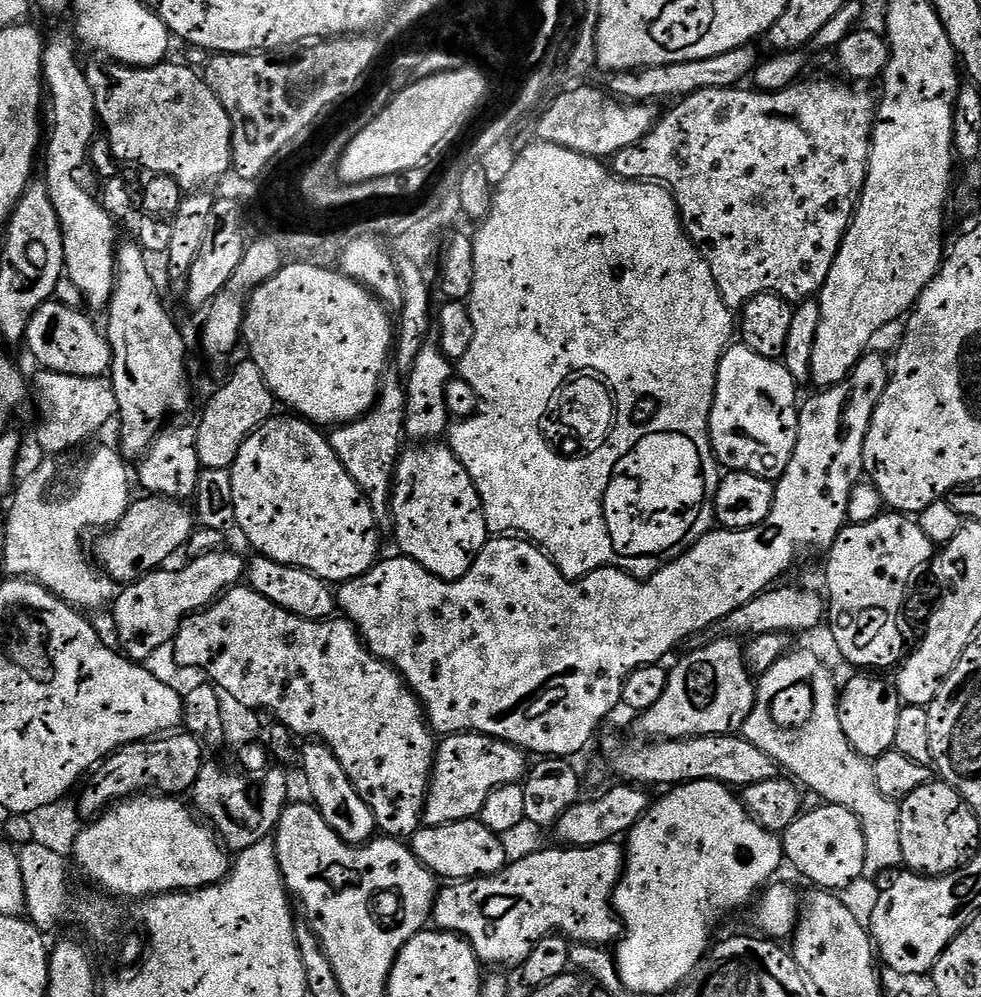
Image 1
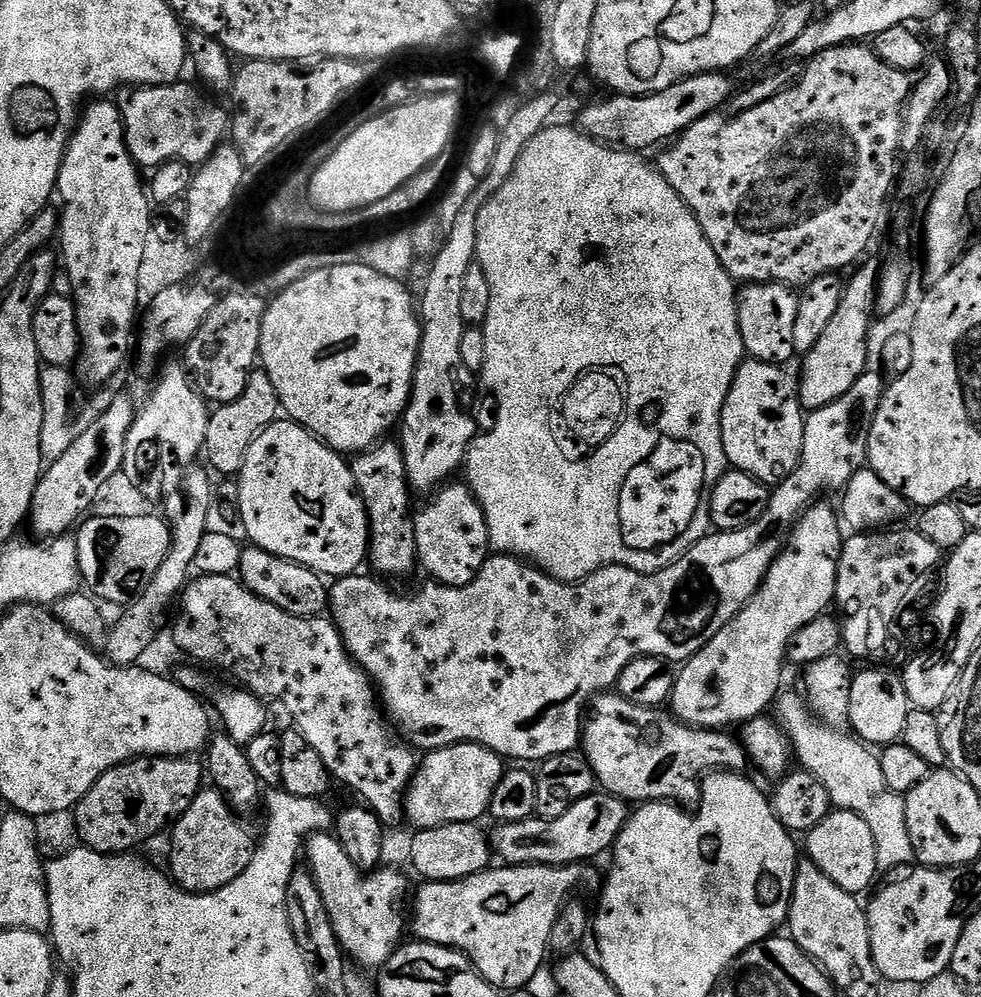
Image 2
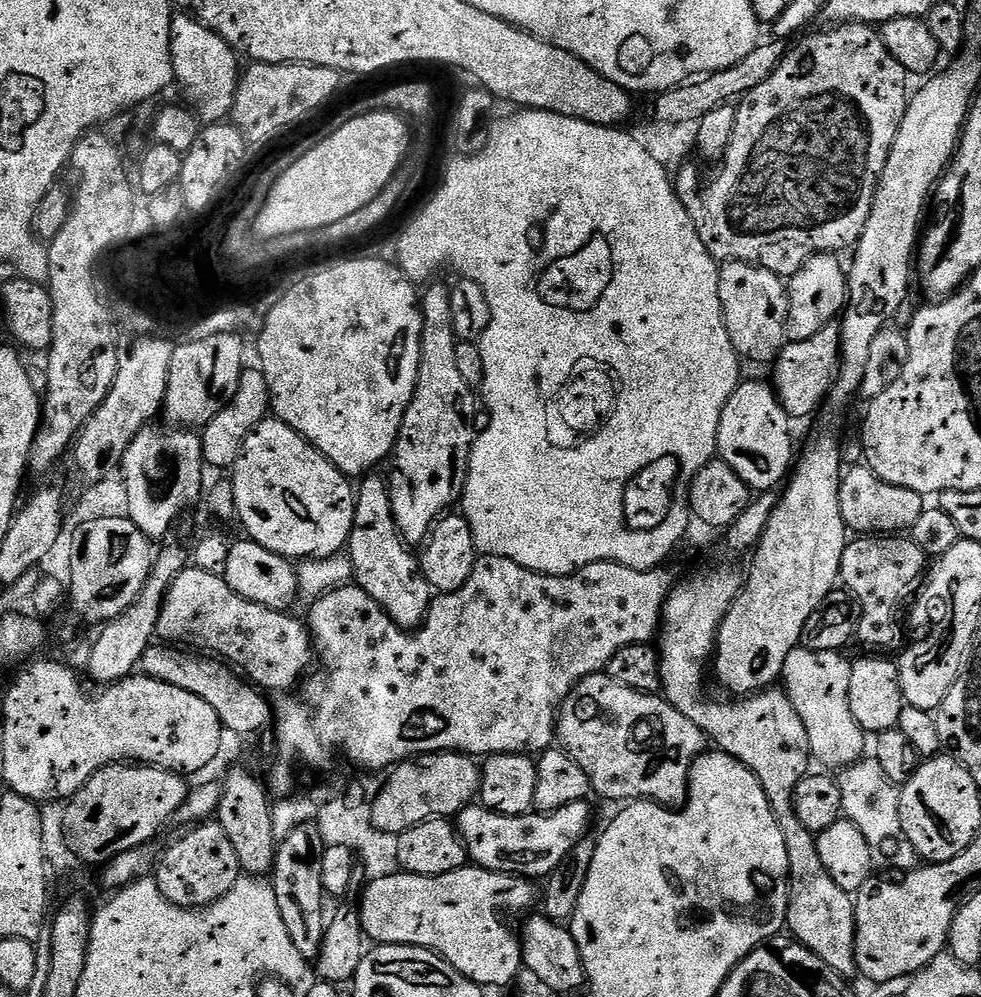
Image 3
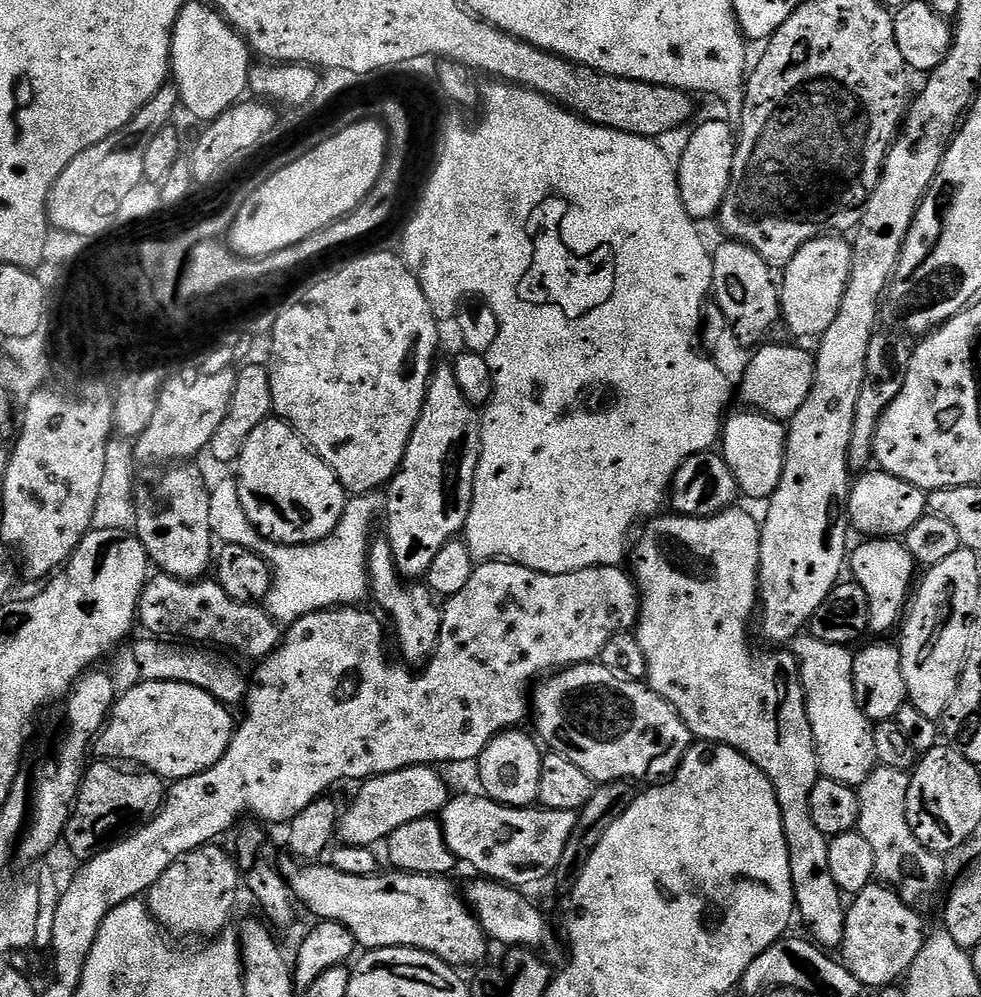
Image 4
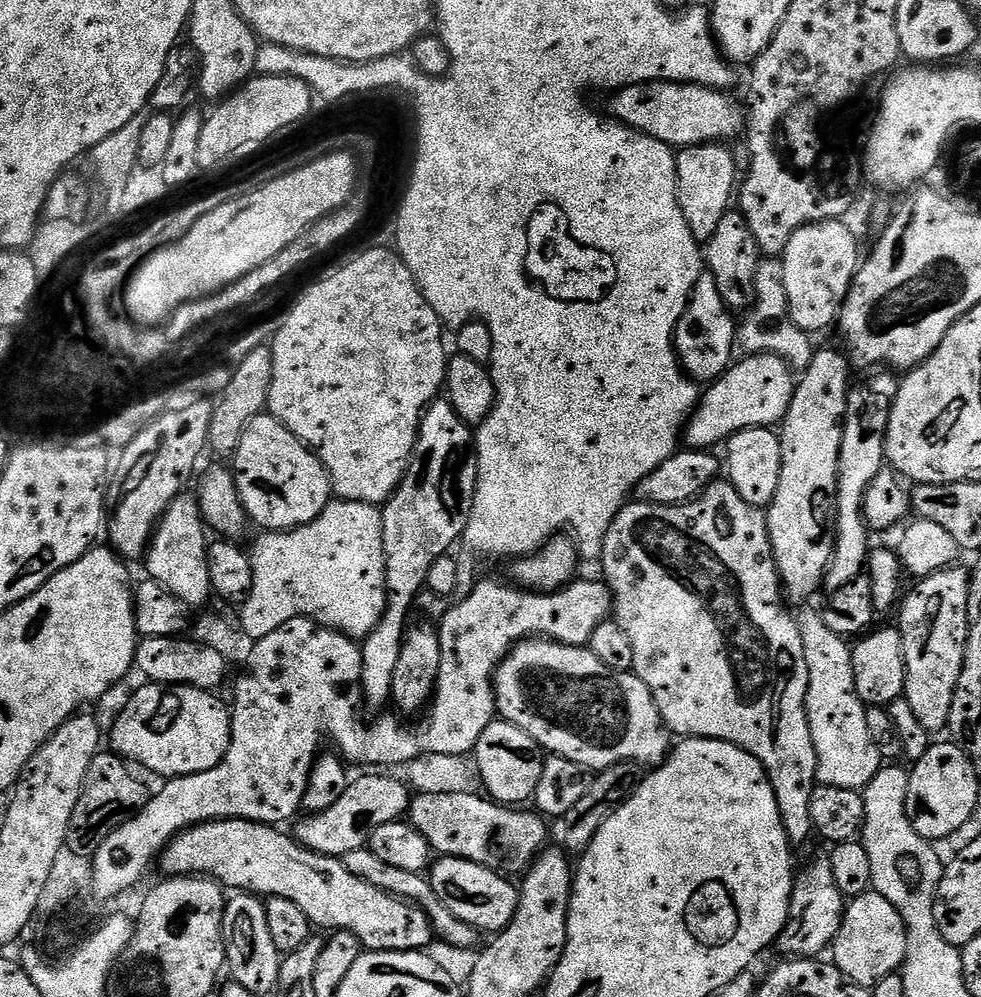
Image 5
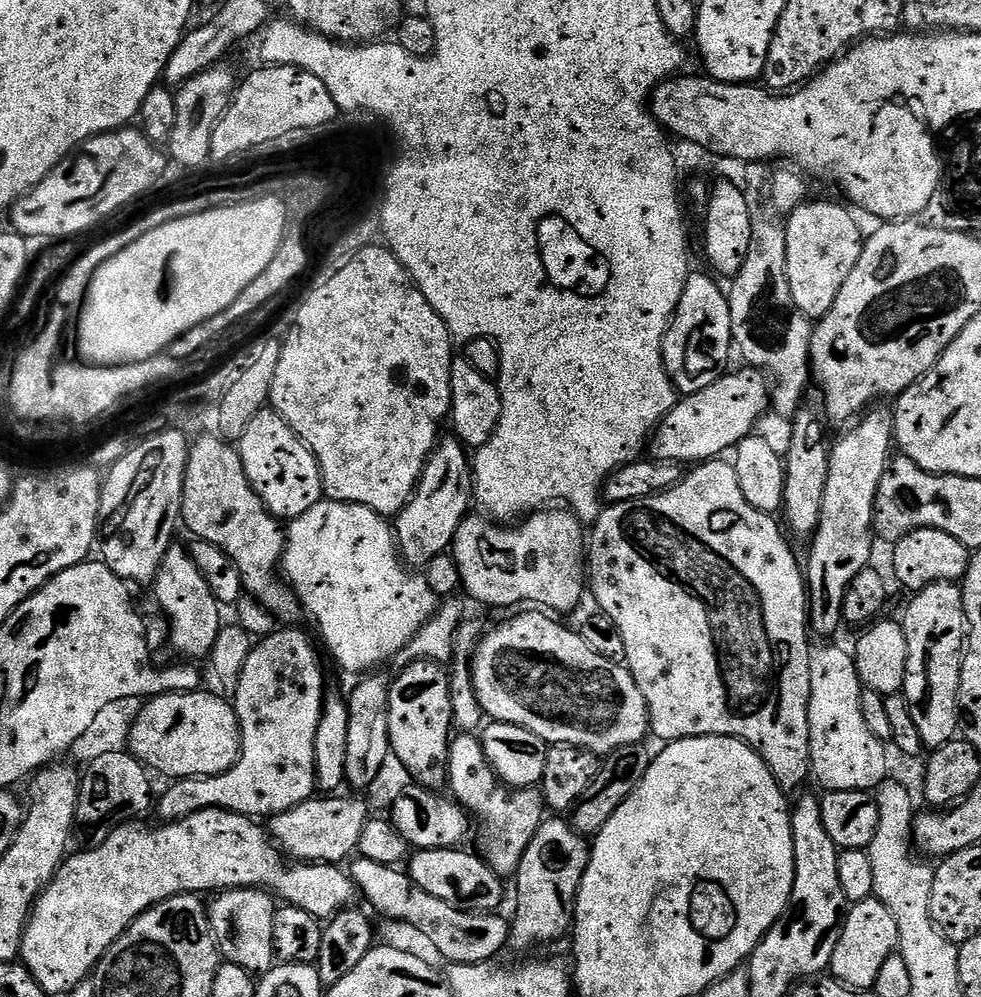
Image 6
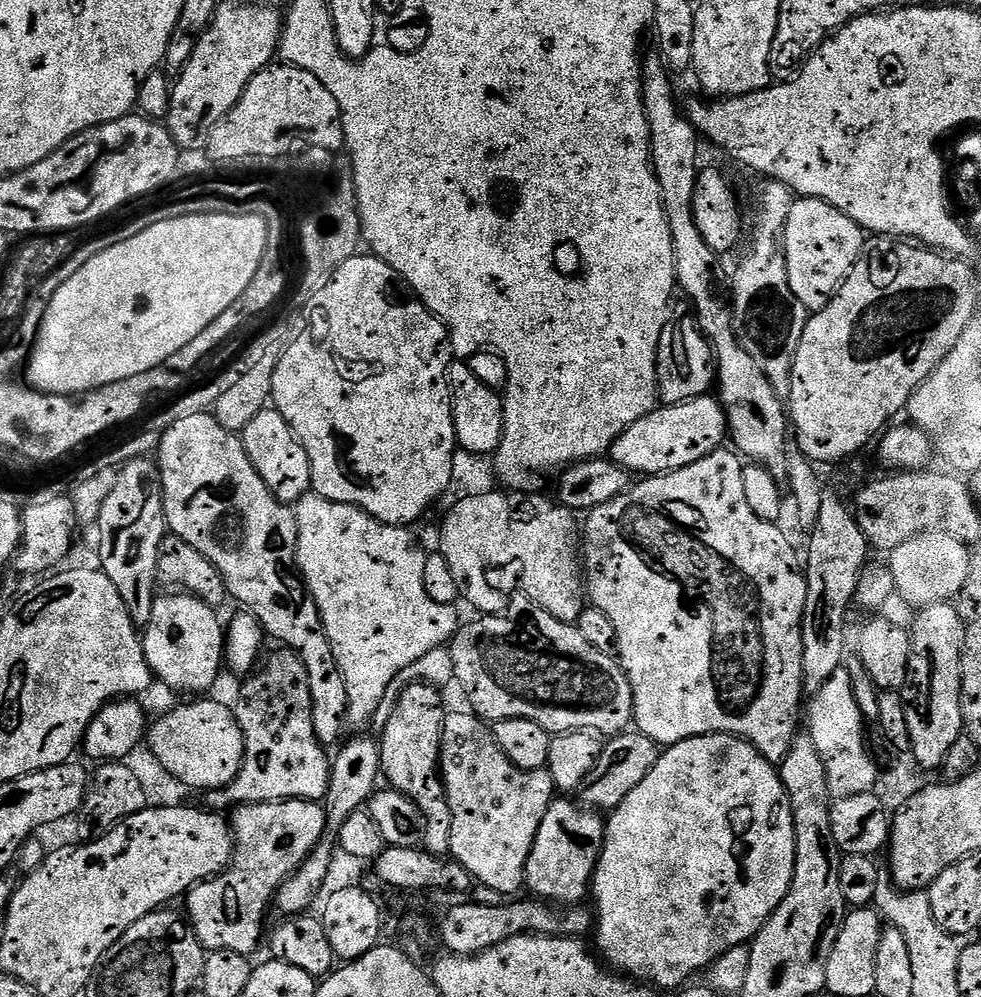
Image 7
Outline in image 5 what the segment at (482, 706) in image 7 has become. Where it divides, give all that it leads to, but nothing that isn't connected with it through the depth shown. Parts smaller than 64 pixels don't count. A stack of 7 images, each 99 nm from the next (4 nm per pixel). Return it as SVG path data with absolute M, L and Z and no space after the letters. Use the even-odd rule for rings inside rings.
M529 638L505 656L494 683L498 693L496 711L503 719L526 730L545 753L570 758L570 762L578 762L586 769L603 770L623 760L641 766L659 766L673 747L673 733L668 731L648 687L632 672L610 670L606 662L598 662L587 646L575 648L557 640Z

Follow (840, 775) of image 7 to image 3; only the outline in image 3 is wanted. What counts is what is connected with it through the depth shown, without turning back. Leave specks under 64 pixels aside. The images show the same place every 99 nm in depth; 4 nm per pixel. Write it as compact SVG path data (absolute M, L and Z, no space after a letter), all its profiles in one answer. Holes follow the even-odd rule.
M803 646L798 647L792 651L790 658L786 658L786 666L784 667L784 674L782 677L782 687L788 693L790 702L794 702L794 710L798 710L798 718L802 718L802 726L806 726L806 738L810 738L810 750L813 757L817 761L821 760L828 768L836 768L835 770L843 770L849 768L851 764L857 764L860 760L865 759L866 752L864 752L864 739L866 733L862 726L858 726L858 721L854 719L854 713L850 711L850 670L852 664L850 660L844 657L840 652L827 652L826 650L810 650Z

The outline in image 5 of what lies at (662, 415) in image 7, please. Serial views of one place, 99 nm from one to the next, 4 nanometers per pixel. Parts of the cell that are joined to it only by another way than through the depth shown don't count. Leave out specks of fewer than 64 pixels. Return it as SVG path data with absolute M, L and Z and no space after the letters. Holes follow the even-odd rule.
M770 353L748 354L743 358L745 360L737 359L723 376L711 381L703 389L696 411L692 413L692 418L686 425L686 444L689 449L712 450L715 449L715 444L723 445L734 434L747 428L772 428L779 425L786 410L790 410L797 381L793 367L783 358Z

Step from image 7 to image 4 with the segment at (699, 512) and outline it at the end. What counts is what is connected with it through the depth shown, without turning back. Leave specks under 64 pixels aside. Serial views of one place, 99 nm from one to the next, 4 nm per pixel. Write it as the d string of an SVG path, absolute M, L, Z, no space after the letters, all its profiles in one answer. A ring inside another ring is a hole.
M733 506L727 508L724 512L719 512L713 516L681 516L679 514L660 514L655 517L644 528L644 533L640 537L637 535L634 540L634 547L630 552L630 564L632 560L632 568L630 567L631 575L634 577L636 587L640 589L640 618L636 622L634 634L638 638L638 646L642 646L642 654L646 654L646 670L648 675L646 677L646 683L653 692L657 692L665 702L680 715L682 722L686 722L686 726L692 731L693 737L697 741L707 742L709 744L725 744L730 746L734 750L738 750L744 755L750 762L754 762L754 766L758 766L758 770L762 770L762 774L766 774L766 778L770 778L770 786L774 786L774 794L778 798L778 806L780 807L780 813L782 814L782 830L786 834L786 850L790 854L790 878L792 879L792 889L794 890L794 898L796 899L795 911L804 919L804 924L808 927L807 935L811 937L813 941L821 949L833 950L832 948L839 949L844 943L844 918L846 915L846 900L842 895L840 888L834 882L834 874L830 874L830 850L828 849L829 837L822 834L822 830L818 830L818 826L814 826L814 818L810 818L810 790L814 790L816 781L821 779L820 775L820 763L818 762L818 754L816 753L816 743L814 742L814 734L810 730L810 718L808 717L808 711L806 710L806 702L804 701L804 683L800 680L800 663L796 661L795 655L788 650L772 650L776 652L763 652L760 648L755 648L752 645L752 636L748 633L748 627L753 627L754 617L758 612L758 601L760 599L760 524L758 520L755 520L748 512L743 512L740 506Z

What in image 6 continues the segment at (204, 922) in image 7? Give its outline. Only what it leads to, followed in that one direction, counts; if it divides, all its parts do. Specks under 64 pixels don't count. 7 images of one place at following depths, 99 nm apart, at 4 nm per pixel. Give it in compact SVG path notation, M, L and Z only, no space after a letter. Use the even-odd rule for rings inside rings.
M344 794L320 799L324 800L304 800L298 806L271 817L270 836L285 857L293 861L339 865L344 862L340 860L347 861L359 849L362 830L370 819L370 809L363 799L347 800ZM229 888L215 897L213 904L207 905L208 921L216 933L216 943L220 946L220 955L229 964L237 964L253 974L263 974L274 967L272 951L272 923L277 905L272 904L273 897L259 888Z

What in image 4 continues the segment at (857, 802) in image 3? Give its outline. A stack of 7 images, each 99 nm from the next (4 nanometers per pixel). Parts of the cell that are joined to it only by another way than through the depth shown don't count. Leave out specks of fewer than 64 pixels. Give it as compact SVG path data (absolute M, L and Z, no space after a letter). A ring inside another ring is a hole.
M877 766L866 778L866 782L860 785L860 823L858 831L866 842L870 842L874 850L874 866L876 867L875 879L879 883L893 889L910 907L917 910L923 909L923 904L928 904L932 900L932 895L940 888L940 879L946 876L946 860L943 855L931 852L918 838L914 838L914 830L910 830L910 822L906 818L906 794L908 793L908 772L894 770Z

